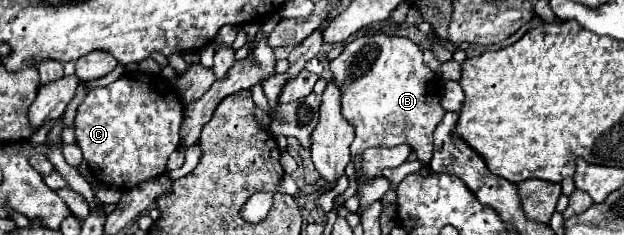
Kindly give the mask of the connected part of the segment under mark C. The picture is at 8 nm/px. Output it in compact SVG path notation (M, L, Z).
M137 71L121 75L107 87L93 87L77 109L73 129L93 175L101 183L111 183L125 191L165 173L167 159L181 141L181 123L183 103L171 83L161 75Z

